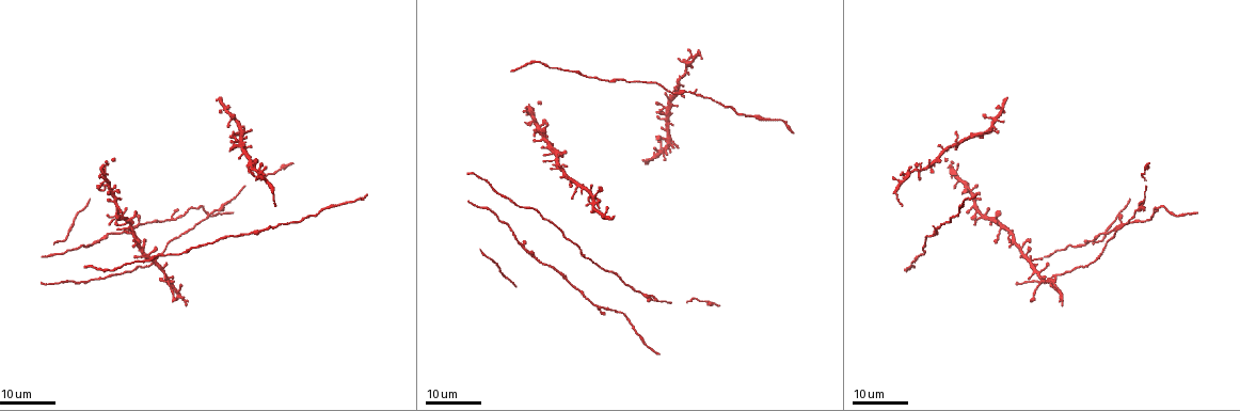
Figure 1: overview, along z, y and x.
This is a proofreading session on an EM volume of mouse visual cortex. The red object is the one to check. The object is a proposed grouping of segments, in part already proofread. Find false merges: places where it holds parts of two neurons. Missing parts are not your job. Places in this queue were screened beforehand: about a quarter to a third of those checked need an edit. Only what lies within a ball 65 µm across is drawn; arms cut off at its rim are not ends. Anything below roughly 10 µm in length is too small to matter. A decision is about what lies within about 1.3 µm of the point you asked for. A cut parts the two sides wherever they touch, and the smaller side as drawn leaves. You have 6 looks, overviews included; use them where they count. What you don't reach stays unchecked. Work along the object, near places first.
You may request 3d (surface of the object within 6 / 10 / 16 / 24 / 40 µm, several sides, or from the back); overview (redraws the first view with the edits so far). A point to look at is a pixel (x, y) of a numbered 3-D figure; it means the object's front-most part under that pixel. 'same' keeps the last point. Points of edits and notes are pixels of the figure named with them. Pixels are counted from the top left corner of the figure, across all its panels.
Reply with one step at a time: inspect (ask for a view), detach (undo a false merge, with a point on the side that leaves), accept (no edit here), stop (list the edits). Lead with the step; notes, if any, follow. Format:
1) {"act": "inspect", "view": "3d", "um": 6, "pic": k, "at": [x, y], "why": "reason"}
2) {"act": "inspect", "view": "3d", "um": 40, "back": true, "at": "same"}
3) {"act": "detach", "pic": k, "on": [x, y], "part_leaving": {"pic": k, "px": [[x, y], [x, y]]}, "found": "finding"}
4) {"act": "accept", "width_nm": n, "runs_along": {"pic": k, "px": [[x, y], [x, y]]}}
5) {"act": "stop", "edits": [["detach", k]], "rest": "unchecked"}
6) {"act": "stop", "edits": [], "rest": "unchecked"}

{"act": "inspect", "view": "3d", "um": 16, "pic": 1, "at": [576, 186], "why": "four-way junction"}

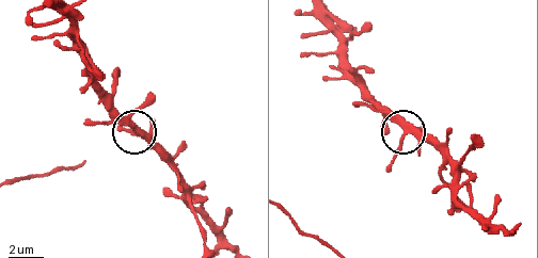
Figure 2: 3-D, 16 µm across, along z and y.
{"act": "inspect", "view": "3d", "um": 10, "pic": 2, "at": [403, 137]}

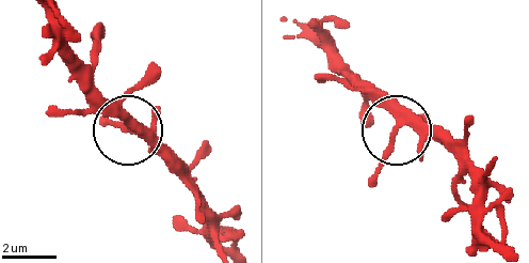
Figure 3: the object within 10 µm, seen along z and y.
{"act": "accept", "arms": 4, "found": "all the same neuron"}

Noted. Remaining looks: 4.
{"act": "inspect", "view": "3d", "um": 24, "pic": 1, "at": [569, 280], "why": "three arms meet"}

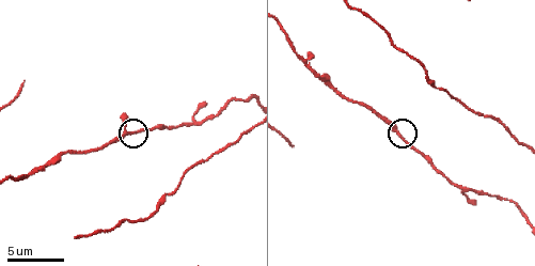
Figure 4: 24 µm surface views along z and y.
{"act": "inspect", "view": "3d", "um": 10, "pic": 4, "at": [402, 136]}

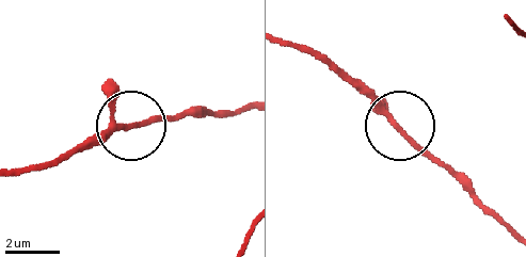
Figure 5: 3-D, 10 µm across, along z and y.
{"act": "accept", "width_nm": 150, "found": "continuous, no second neuron"}

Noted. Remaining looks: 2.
{"act": "inspect", "view": "3d", "um": 24, "pic": 1, "at": [116, 204], "why": "four arms meet"}

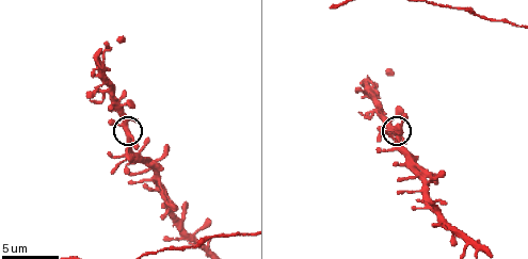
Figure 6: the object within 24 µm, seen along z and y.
{"act": "inspect", "view": "3d", "um": 6, "pic": 6, "at": [129, 136]}

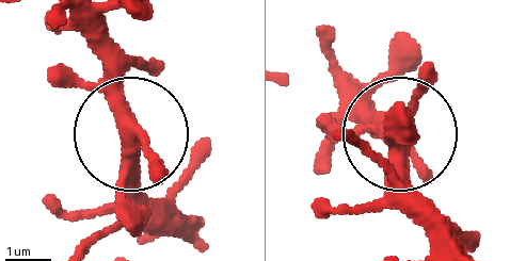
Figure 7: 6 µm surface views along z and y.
{"act": "accept", "runs_along": {"pic": 7, "px": [[194, 238], [140, 180], [125, 66], [106, 35]]}, "found": "one neuron here"}

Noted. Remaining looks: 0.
{"act": "stop", "edits": [], "rest": "unchecked"}

